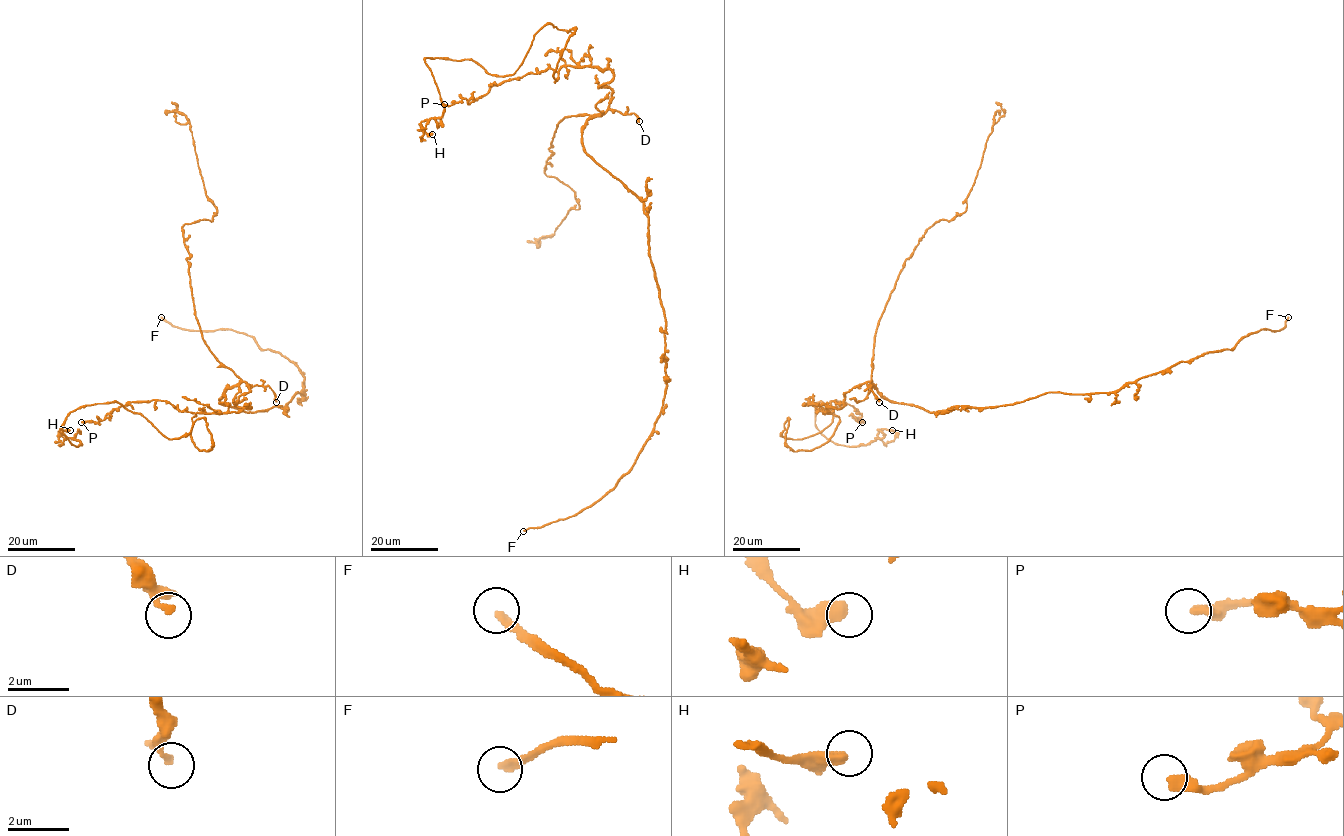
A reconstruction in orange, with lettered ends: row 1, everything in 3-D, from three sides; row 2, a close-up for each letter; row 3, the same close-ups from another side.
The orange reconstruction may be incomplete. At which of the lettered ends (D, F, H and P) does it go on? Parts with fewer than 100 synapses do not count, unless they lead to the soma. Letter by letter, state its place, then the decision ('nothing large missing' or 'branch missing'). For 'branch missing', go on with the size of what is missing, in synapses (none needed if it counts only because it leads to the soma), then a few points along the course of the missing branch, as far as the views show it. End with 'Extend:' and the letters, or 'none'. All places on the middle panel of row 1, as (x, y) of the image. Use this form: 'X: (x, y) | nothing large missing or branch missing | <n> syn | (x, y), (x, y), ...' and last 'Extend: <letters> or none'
D: (639, 121) | nothing large missing
F: (523, 531) | branch missing
H: (432, 134) | nothing large missing
P: (444, 104) | nothing large missing
Extend: F

